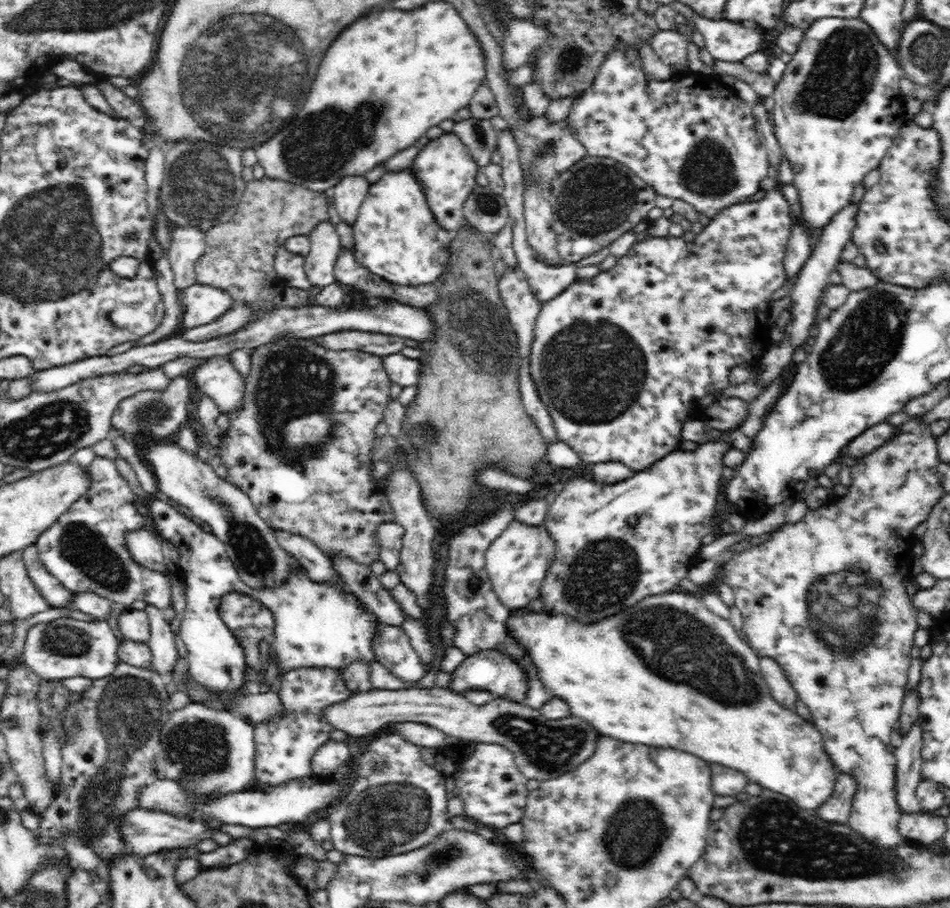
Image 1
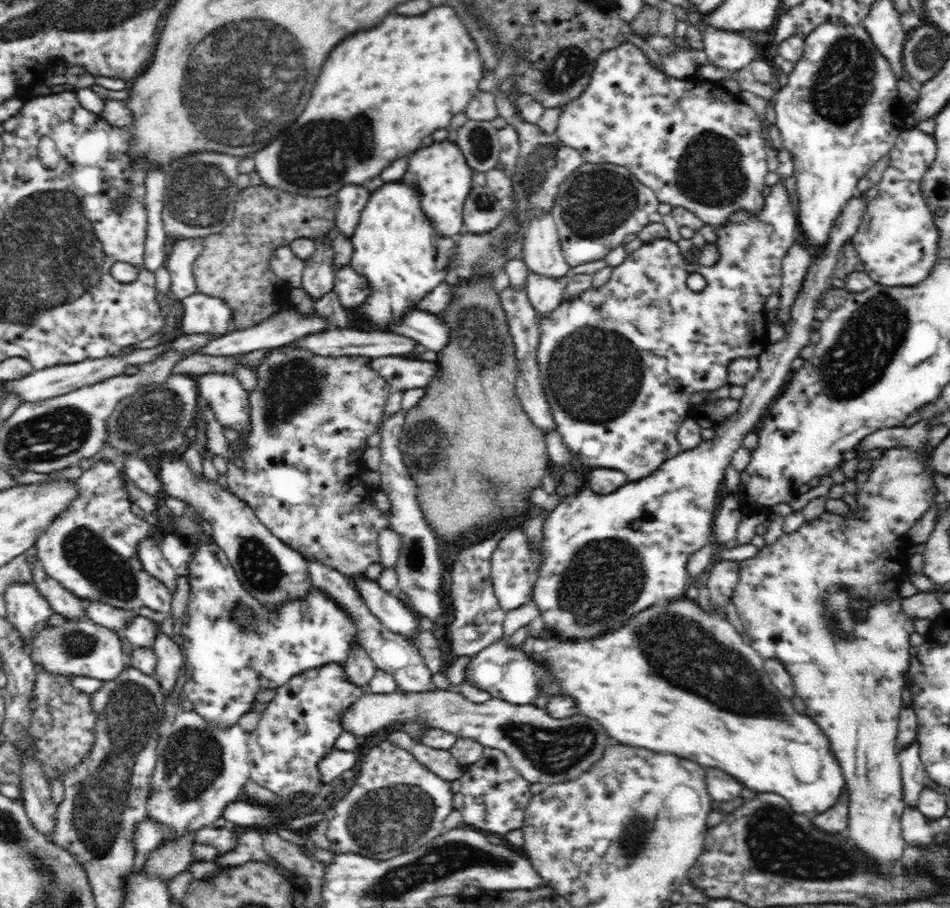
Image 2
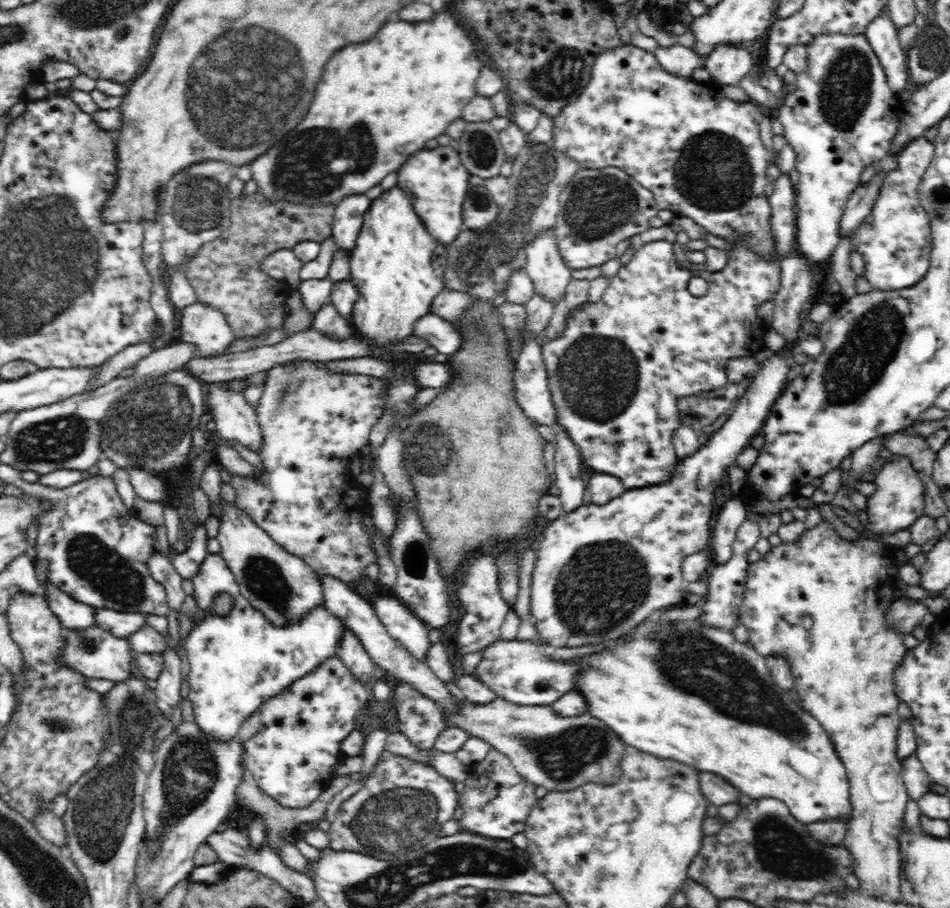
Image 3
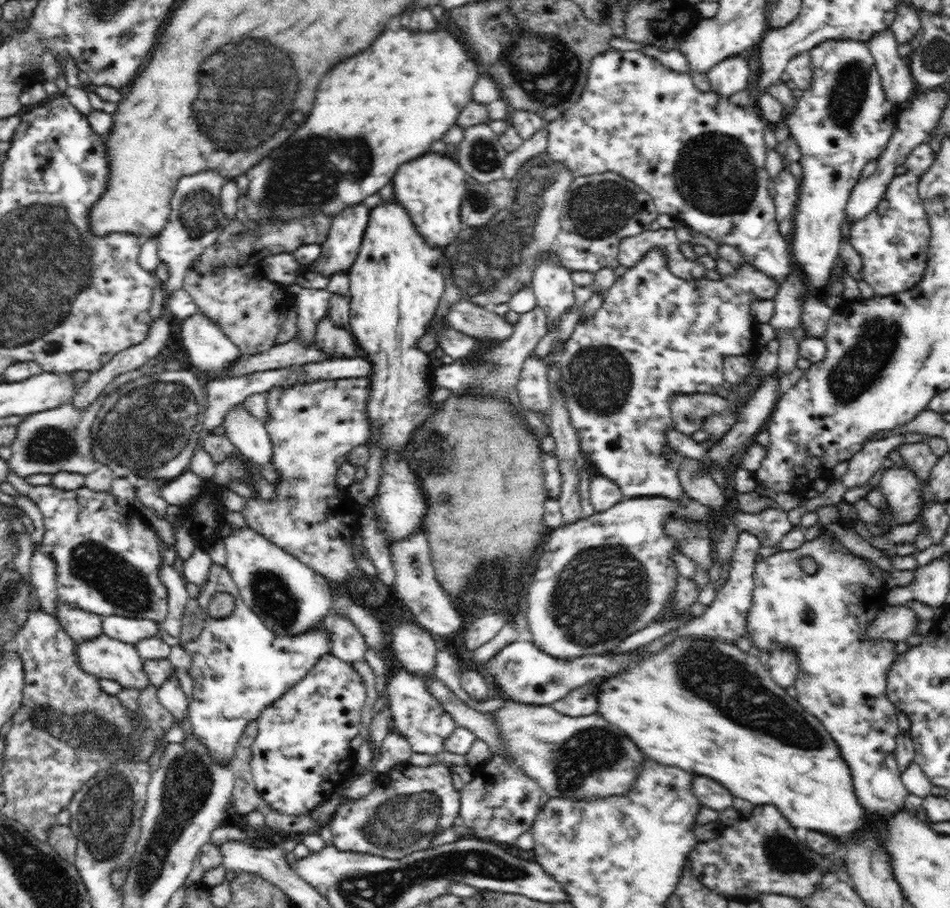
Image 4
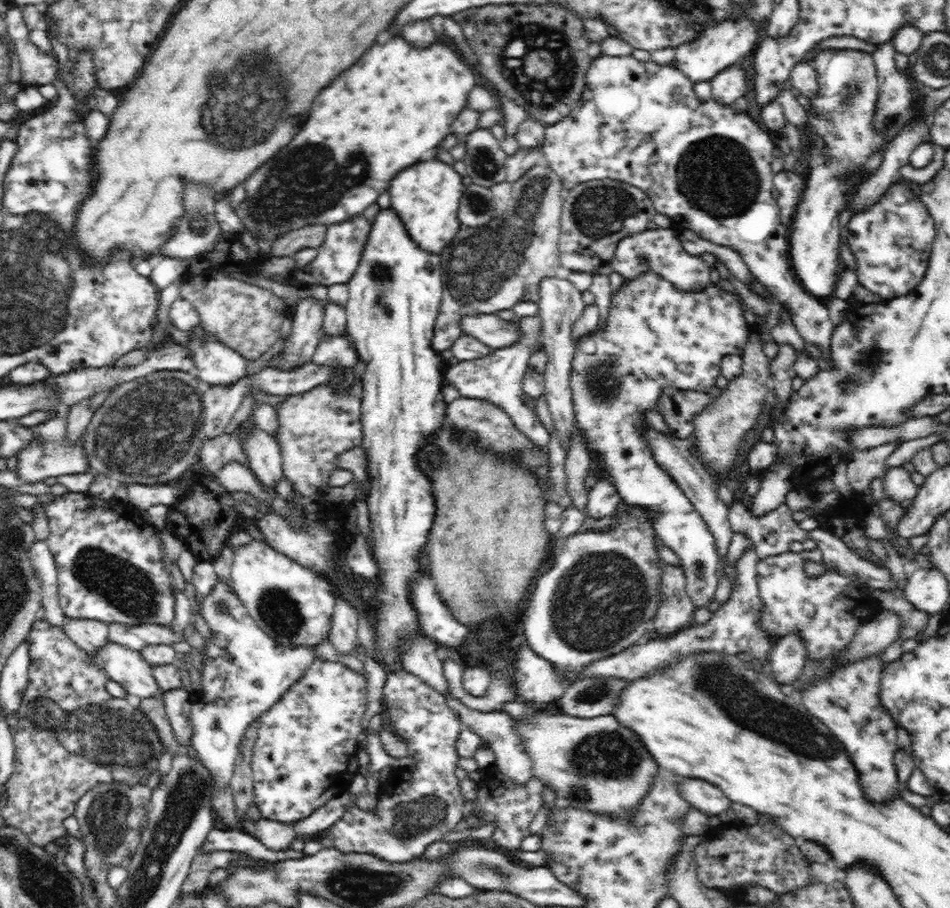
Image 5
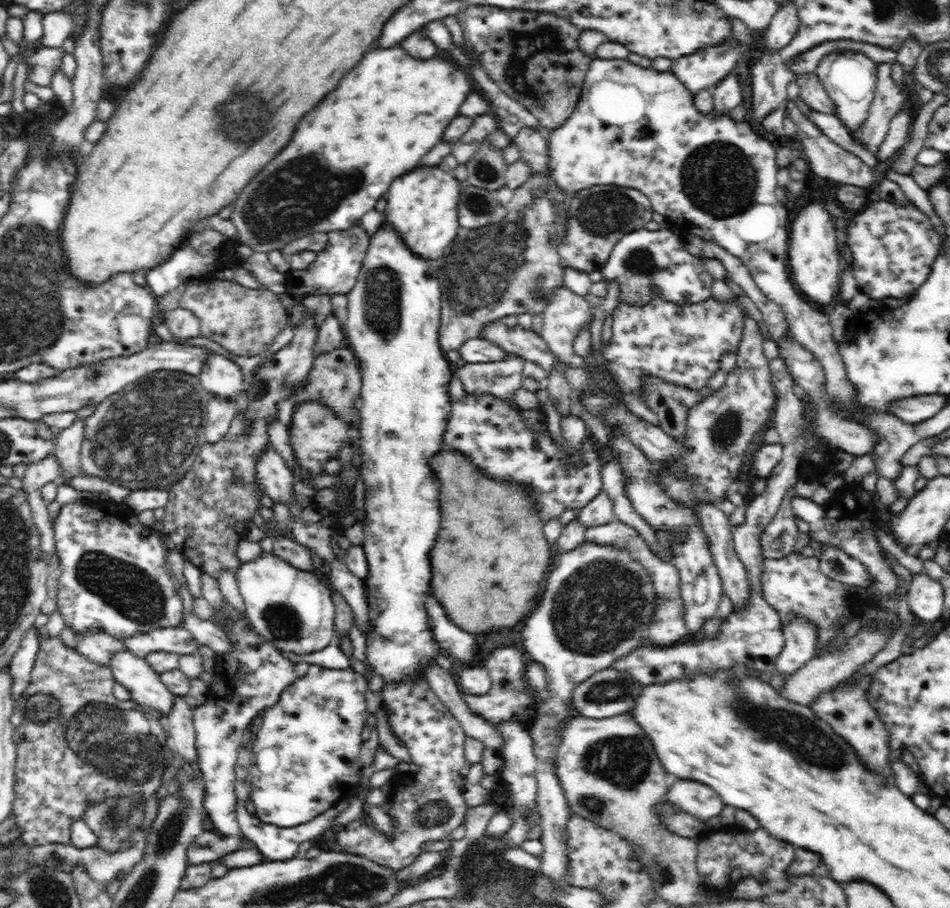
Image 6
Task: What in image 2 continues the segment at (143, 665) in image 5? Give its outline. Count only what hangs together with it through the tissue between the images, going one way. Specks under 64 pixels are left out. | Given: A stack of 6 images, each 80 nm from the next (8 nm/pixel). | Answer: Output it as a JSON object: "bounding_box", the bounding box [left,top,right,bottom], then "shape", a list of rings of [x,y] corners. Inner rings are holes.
{"bounding_box":[28,619,127,682],"shape":[[[89,619],[72,620],[61,627],[48,626],[32,638],[28,649],[33,663],[42,665],[44,671],[54,676],[83,676],[103,682],[112,681],[119,678],[127,666],[122,642],[116,633]]]}

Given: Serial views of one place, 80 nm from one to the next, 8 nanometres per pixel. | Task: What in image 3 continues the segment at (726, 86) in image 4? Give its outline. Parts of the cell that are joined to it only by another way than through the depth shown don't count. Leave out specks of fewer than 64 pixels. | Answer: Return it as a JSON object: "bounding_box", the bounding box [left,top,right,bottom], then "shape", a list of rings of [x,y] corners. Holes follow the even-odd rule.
{"bounding_box":[704,44,754,89],"shape":[[[718,44],[704,59],[704,67],[711,76],[711,83],[719,89],[736,86],[746,76],[754,73],[752,55],[743,44]]]}

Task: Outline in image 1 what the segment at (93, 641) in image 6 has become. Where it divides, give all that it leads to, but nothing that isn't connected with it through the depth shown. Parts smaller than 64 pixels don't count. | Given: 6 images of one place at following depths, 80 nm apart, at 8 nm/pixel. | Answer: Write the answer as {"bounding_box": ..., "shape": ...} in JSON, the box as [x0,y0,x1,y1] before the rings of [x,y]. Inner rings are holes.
{"bounding_box":[21,544,72,608],"shape":[[[35,544],[26,546],[21,551],[21,557],[27,568],[28,576],[38,592],[46,599],[46,602],[52,608],[64,608],[72,600],[72,591],[64,588],[62,583],[46,570],[46,567],[40,560],[38,549]]]}

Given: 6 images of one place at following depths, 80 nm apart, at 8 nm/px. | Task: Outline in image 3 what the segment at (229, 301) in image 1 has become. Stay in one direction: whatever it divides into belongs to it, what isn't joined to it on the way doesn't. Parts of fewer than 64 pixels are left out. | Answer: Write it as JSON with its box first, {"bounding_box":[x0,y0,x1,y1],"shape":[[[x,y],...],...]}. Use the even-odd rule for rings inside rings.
{"bounding_box":[180,300,235,358],"shape":[[[198,300],[183,309],[180,339],[197,348],[197,356],[212,358],[228,353],[235,336],[220,311]]]}

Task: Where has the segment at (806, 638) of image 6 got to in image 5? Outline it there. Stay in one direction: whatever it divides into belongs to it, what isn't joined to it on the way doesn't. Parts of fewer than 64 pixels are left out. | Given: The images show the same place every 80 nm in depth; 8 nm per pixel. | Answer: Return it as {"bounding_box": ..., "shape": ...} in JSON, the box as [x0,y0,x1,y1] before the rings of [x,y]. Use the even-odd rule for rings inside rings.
{"bounding_box":[769,631,807,685],"shape":[[[792,631],[778,639],[769,662],[772,677],[778,685],[795,684],[807,664],[807,649],[802,637]]]}

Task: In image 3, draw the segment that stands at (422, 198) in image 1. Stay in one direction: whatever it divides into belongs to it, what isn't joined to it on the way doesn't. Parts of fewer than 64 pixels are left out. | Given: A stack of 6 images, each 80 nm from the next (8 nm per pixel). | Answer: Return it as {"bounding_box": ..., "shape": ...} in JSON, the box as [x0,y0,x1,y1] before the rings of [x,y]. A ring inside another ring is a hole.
{"bounding_box":[350,186,449,344],"shape":[[[396,186],[372,201],[355,248],[350,253],[350,279],[359,292],[358,302],[352,310],[354,332],[373,344],[396,344],[412,336],[414,324],[431,313],[433,299],[445,286],[448,249],[449,244],[442,244],[428,234],[406,191]]]}

